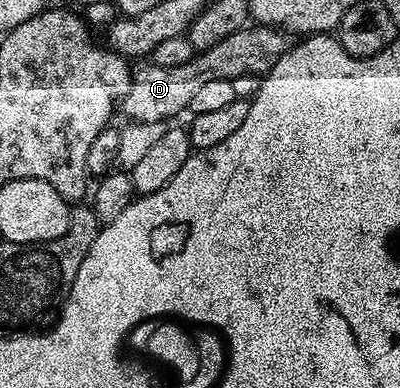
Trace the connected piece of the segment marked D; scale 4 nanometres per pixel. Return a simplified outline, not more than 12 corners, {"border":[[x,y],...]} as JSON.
{"border":[[245,27],[181,66],[144,63],[122,102],[164,123],[210,79],[268,73],[293,38]]}

